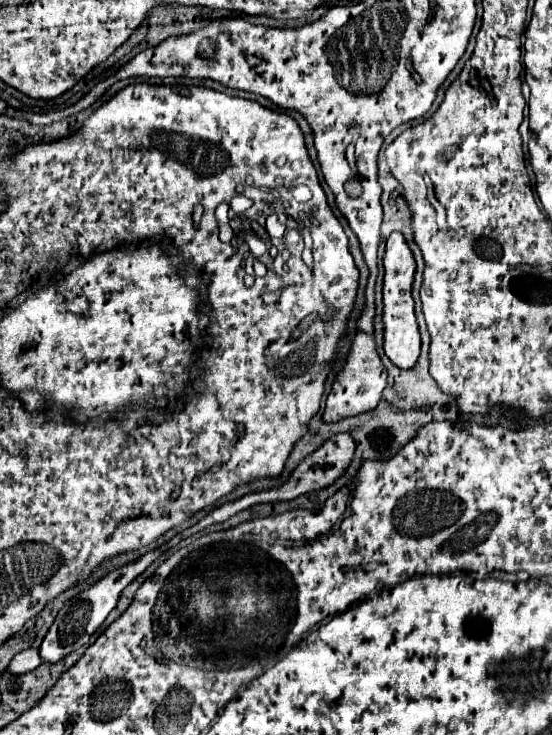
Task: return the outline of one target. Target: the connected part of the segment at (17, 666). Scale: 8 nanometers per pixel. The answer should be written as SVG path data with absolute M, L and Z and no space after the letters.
M26 649L22 653L18 653L10 665L8 665L8 673L28 673L32 669L36 669L40 665L40 655L38 655L38 649Z

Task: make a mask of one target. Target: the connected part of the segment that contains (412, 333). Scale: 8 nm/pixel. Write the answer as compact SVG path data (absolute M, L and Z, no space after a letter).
M394 231L386 239L384 253L384 353L400 369L412 369L420 357L420 333L414 317L414 299L412 299L412 279L416 271L416 261L402 233Z

